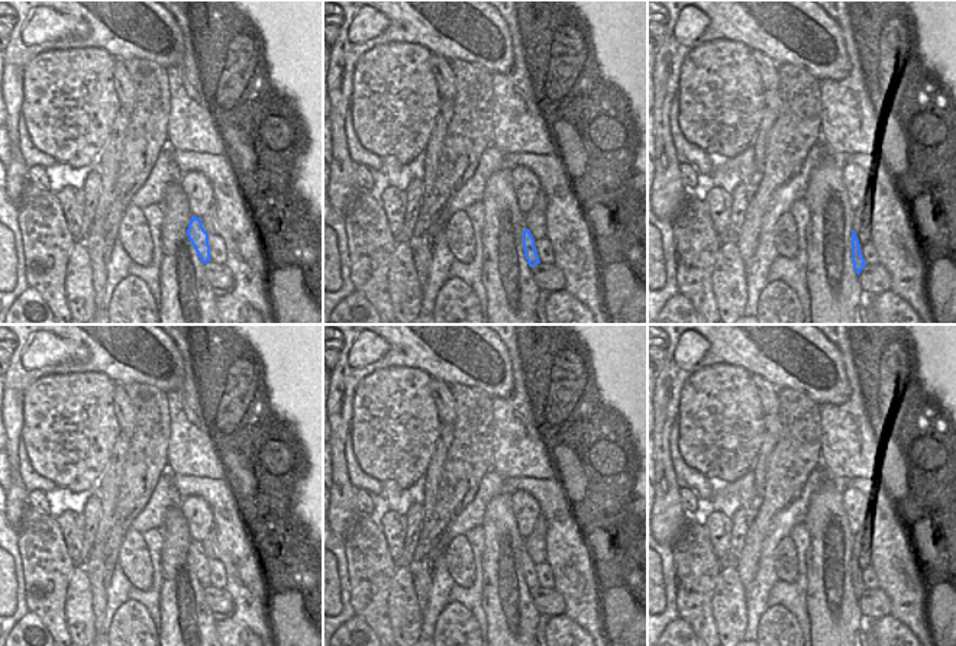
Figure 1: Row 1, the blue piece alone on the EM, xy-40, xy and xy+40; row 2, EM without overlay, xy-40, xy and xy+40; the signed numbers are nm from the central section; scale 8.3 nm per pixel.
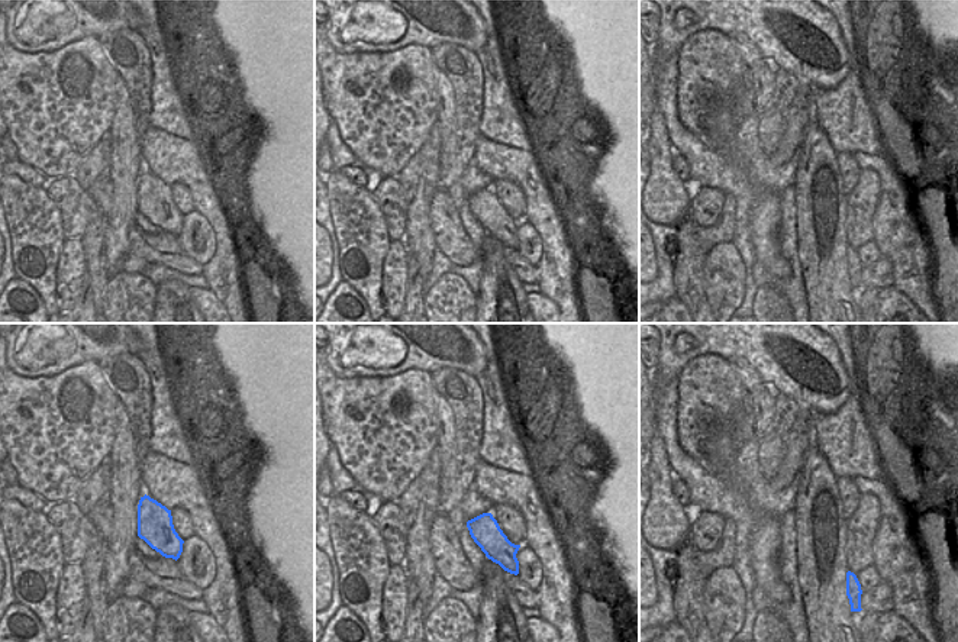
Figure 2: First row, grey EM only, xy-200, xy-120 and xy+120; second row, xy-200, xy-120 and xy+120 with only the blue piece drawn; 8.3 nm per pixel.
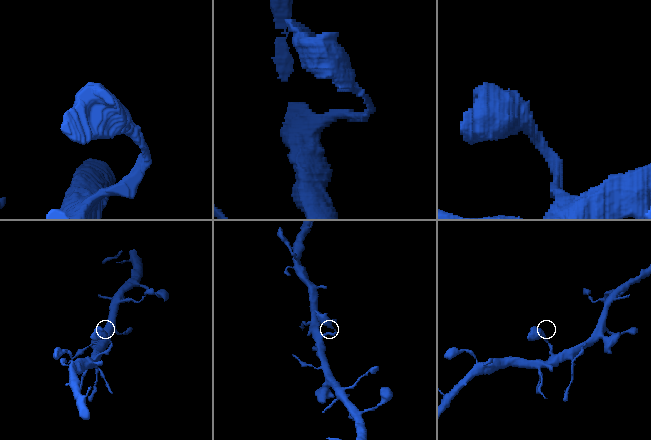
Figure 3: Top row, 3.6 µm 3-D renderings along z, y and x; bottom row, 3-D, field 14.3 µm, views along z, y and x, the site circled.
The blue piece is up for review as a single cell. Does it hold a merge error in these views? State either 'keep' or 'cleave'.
keep

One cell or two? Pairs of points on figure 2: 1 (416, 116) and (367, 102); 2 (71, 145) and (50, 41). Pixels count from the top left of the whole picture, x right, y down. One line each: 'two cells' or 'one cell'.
1: one cell
2: two cells

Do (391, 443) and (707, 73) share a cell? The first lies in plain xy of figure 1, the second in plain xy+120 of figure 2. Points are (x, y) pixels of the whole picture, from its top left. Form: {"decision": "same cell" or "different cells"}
{"decision": "same cell"}

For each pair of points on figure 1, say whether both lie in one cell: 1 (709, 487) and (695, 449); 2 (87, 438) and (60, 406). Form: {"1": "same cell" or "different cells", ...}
{"1": "different cells", "2": "same cell"}

